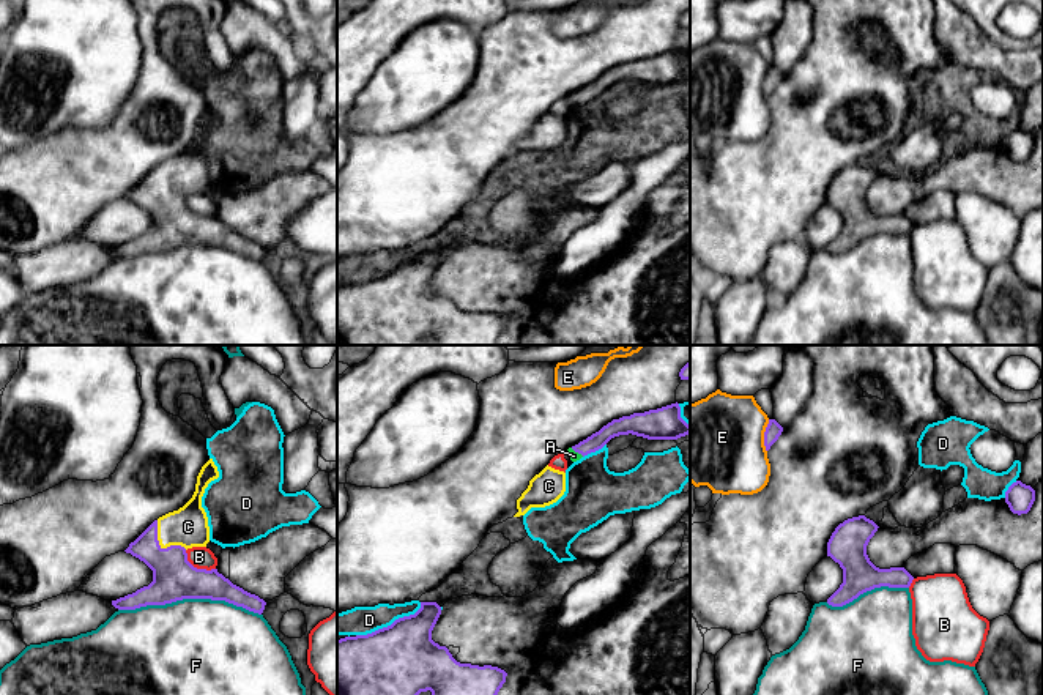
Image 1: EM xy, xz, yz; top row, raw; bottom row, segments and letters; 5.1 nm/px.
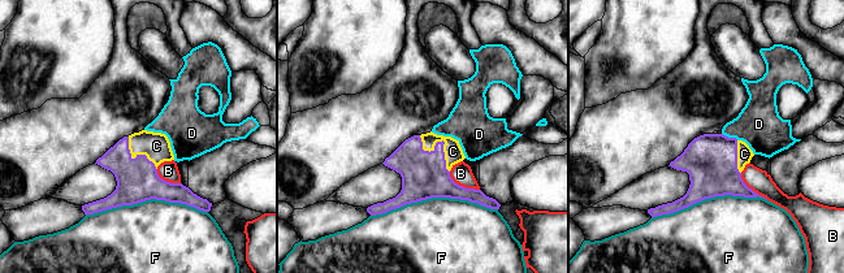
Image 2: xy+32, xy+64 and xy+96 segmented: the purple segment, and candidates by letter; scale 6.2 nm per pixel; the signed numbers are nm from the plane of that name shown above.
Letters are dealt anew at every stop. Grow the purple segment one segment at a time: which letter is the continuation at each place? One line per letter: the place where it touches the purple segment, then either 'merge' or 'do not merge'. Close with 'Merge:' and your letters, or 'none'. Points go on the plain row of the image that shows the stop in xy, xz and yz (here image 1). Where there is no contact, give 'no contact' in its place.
A: xz (577, 98) | merge
B: xy (196, 215) | do not merge
C: xy (159, 193) | merge
D: xz (391, 271) | do not merge
E: yz (764, 82) | do not merge
F: xy (189, 245) | do not merge
Merge: A, C

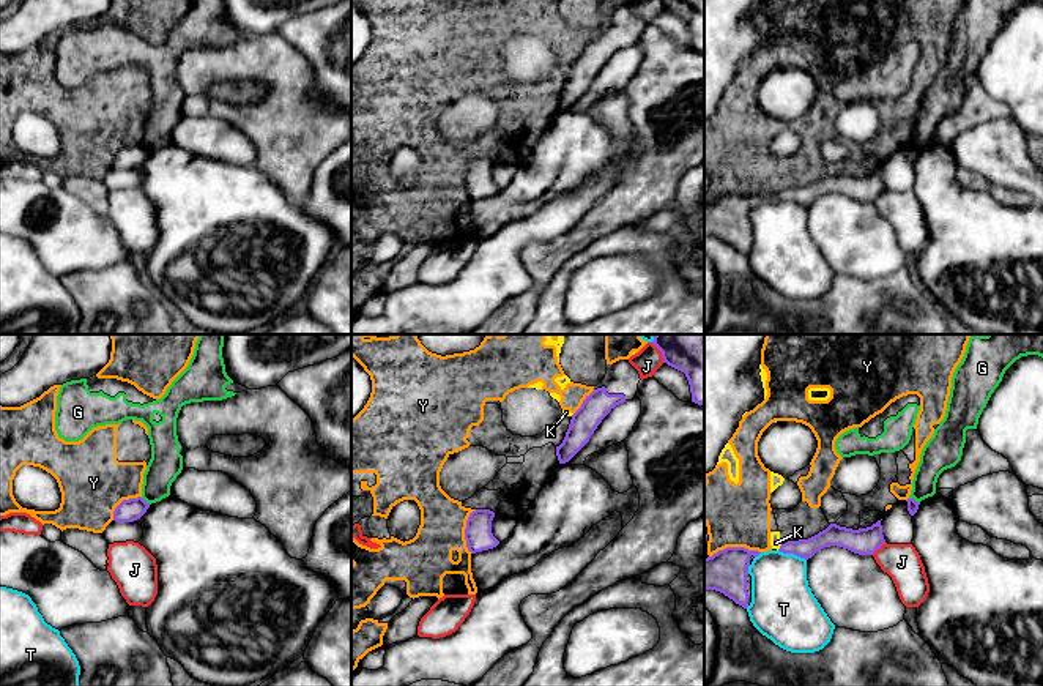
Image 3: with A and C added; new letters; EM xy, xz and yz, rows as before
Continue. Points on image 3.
G: yz (913, 145) | do not merge
J: yz (878, 194) | do not merge
K: yz (780, 194) | do not merge
T: yz (793, 199) | do not merge
Y: yz (734, 194) | do not merge
Merge: none

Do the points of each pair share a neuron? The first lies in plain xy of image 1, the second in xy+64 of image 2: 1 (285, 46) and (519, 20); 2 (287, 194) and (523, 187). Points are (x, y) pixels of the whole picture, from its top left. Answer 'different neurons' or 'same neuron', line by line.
1: different neurons
2: different neurons

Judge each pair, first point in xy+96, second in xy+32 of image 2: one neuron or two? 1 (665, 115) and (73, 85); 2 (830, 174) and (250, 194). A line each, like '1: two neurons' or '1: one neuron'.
1: two neurons
2: one neuron

